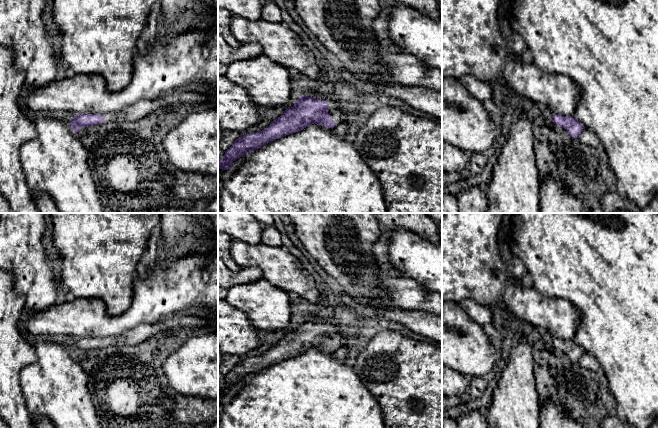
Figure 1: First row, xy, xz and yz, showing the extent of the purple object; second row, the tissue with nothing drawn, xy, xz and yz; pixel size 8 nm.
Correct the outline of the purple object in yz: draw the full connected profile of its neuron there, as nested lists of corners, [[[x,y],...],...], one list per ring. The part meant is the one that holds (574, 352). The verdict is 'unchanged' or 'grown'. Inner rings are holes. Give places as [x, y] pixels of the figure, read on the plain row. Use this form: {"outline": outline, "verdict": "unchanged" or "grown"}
{"outline": [[[539,329],[539,333],[545,344],[564,352],[571,361],[579,362],[581,356],[585,352],[584,349],[573,340],[553,338],[546,329]]], "verdict": "grown"}

